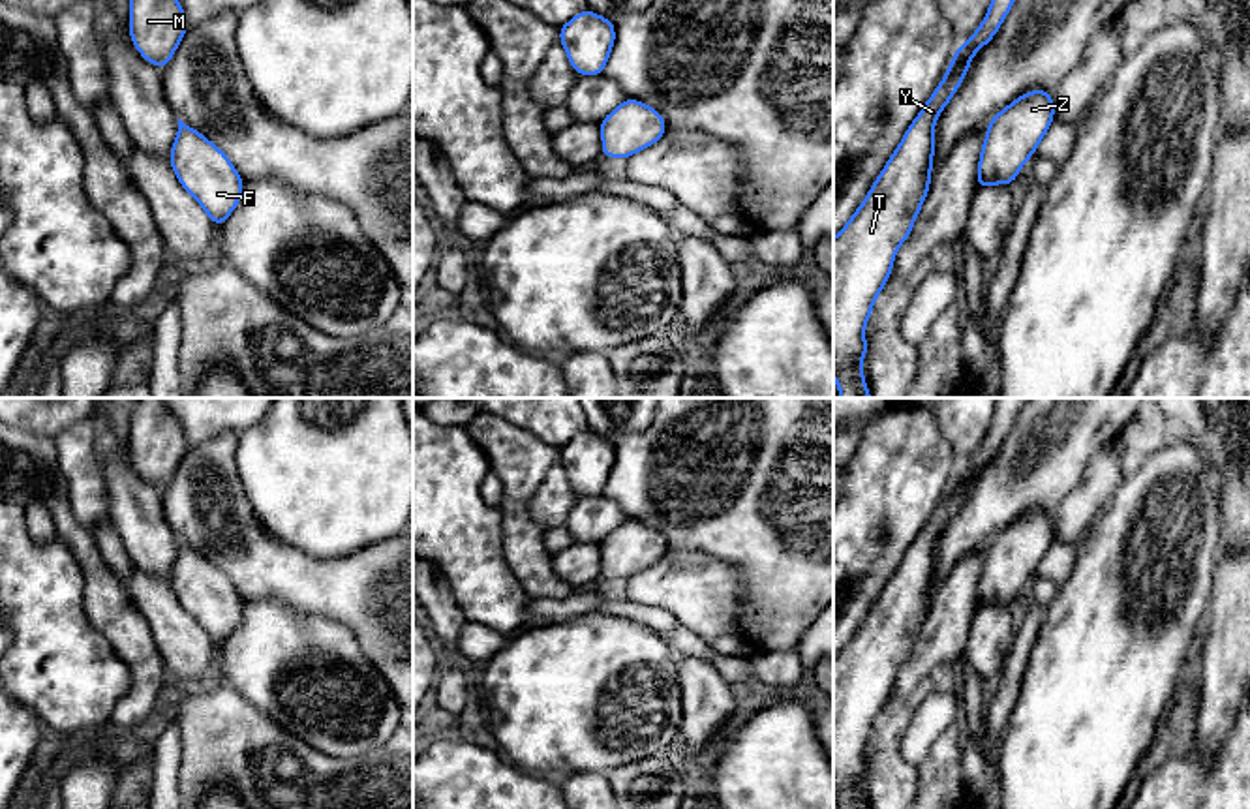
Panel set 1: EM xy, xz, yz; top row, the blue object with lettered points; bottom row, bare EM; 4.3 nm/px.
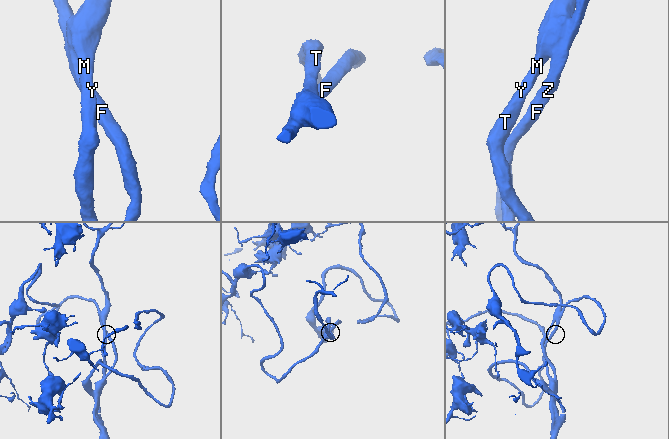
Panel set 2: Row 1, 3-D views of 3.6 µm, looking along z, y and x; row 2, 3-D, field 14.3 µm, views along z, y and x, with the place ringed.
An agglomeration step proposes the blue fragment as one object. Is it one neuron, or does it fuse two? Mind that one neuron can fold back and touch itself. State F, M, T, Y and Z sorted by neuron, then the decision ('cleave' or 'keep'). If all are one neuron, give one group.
F M T Y Z | keep

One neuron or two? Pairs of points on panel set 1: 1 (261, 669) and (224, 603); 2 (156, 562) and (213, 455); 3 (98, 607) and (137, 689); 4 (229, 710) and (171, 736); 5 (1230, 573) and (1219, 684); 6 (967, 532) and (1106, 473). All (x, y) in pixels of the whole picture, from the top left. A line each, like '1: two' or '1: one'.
1: two
2: two
3: one
4: two
5: one
6: two

